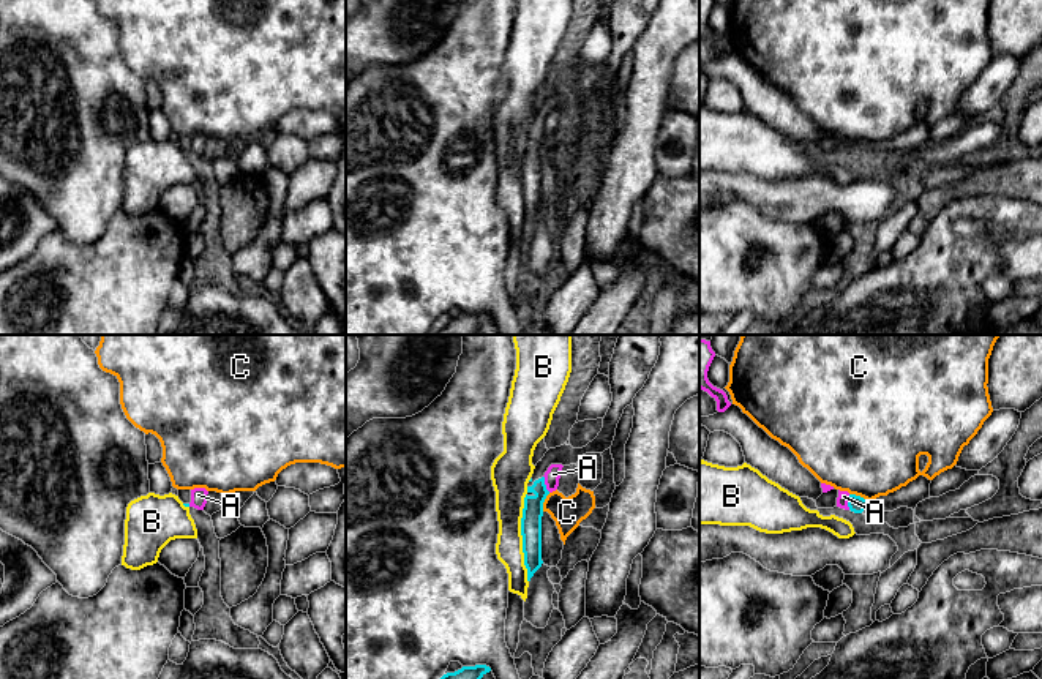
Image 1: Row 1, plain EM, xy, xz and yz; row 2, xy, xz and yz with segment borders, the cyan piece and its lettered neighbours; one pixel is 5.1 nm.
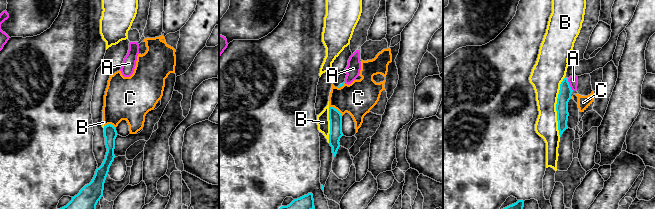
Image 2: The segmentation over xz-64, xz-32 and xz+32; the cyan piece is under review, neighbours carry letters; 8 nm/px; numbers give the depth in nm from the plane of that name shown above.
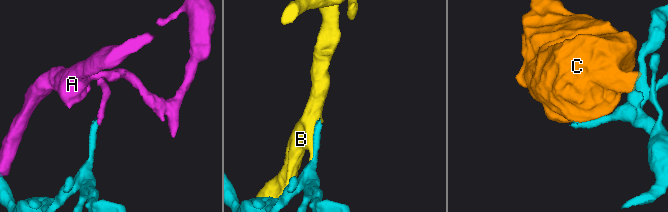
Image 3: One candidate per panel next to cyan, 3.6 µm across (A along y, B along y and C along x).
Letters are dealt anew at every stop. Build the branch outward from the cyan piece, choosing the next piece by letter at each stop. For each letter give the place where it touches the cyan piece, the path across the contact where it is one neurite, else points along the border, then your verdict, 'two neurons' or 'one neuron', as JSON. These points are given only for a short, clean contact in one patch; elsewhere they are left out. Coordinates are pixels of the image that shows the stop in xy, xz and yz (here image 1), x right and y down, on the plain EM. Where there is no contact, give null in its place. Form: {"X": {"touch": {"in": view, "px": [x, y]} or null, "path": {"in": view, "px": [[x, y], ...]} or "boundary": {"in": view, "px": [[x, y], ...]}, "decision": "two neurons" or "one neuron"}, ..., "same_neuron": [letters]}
{"A": {"touch": {"in": "xz", "px": [543, 130]}, "boundary": {"in": "xz", "px": [[543, 122], [543, 130], [550, 138]]}, "decision": "two neurons"}, "B": {"touch": {"in": "xz", "px": [521, 180]}, "decision": "two neurons"}, "C": {"touch": {"in": "yz", "px": [859, 142]}, "decision": "two neurons"}, "same_neuron": []}

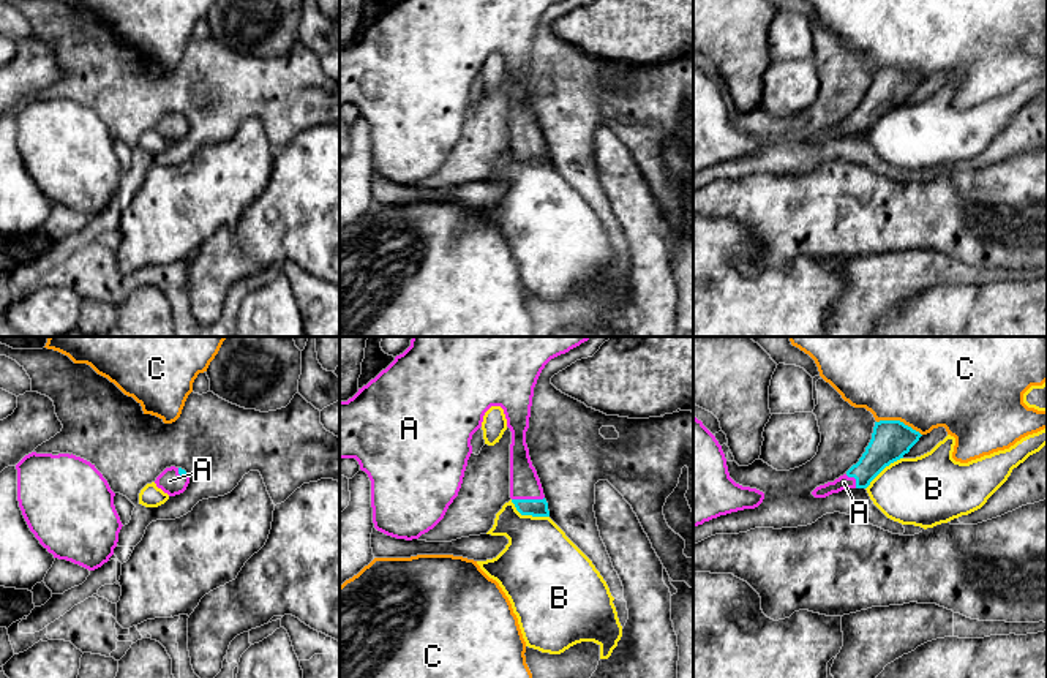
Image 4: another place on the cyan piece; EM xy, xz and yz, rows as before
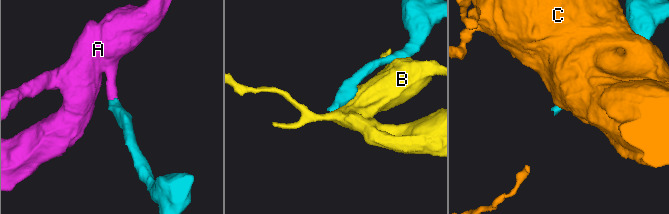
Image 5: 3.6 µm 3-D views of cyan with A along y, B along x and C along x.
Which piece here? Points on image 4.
{"A": {"touch": {"in": "xz", "px": [528, 146]}, "path": {"in": "xz", "px": [[537, 154], [528, 146], [525, 130]]}, "decision": "one neuron"}, "B": {"touch": {"in": "xz", "px": [528, 160]}, "decision": "two neurons"}, "C": {"touch": {"in": "yz", "px": [899, 67]}, "decision": "two neurons"}, "same_neuron": ["A"]}

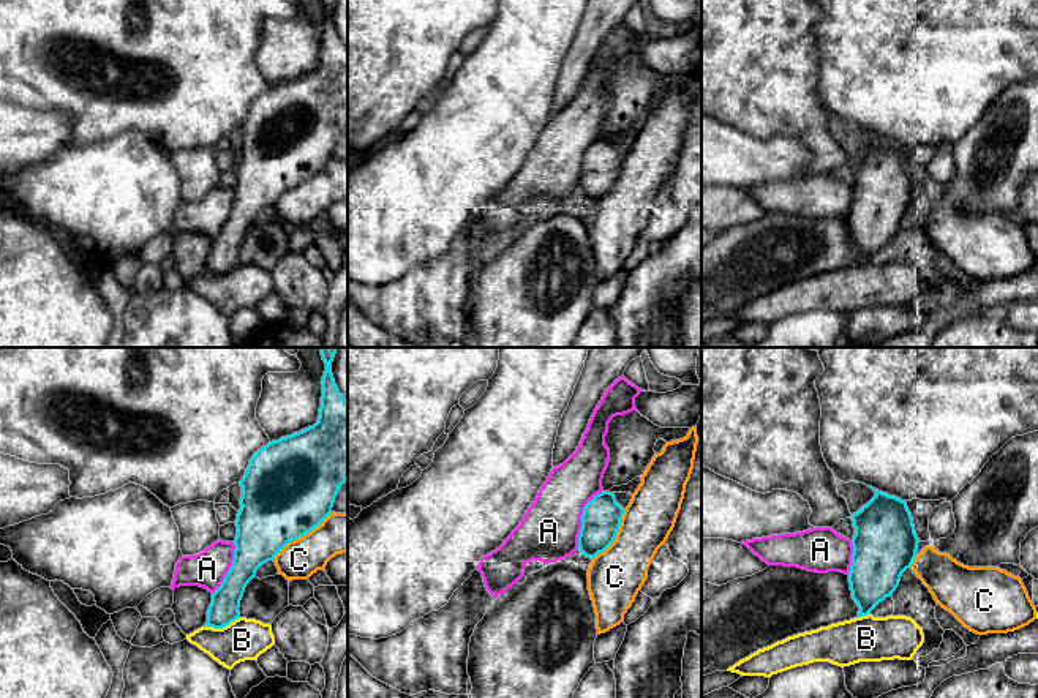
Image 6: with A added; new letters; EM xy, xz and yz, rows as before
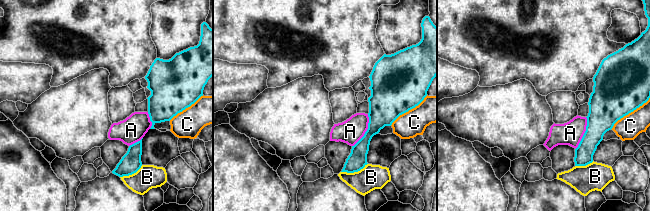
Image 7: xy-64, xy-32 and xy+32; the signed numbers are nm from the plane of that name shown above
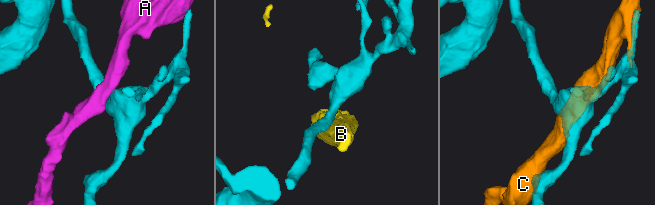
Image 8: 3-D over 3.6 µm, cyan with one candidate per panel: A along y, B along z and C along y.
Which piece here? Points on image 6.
{"A": {"touch": {"in": "xz", "px": [582, 165]}, "boundary": {"in": "xz", "px": [[602, 136], [583, 155], [577, 195]]}, "decision": "two neurons"}, "B": {"touch": {"in": "xy", "px": [221, 273]}, "decision": "two neurons"}, "C": {"touch": {"in": "xy", "px": [302, 182]}, "decision": "two neurons"}, "same_neuron": []}

